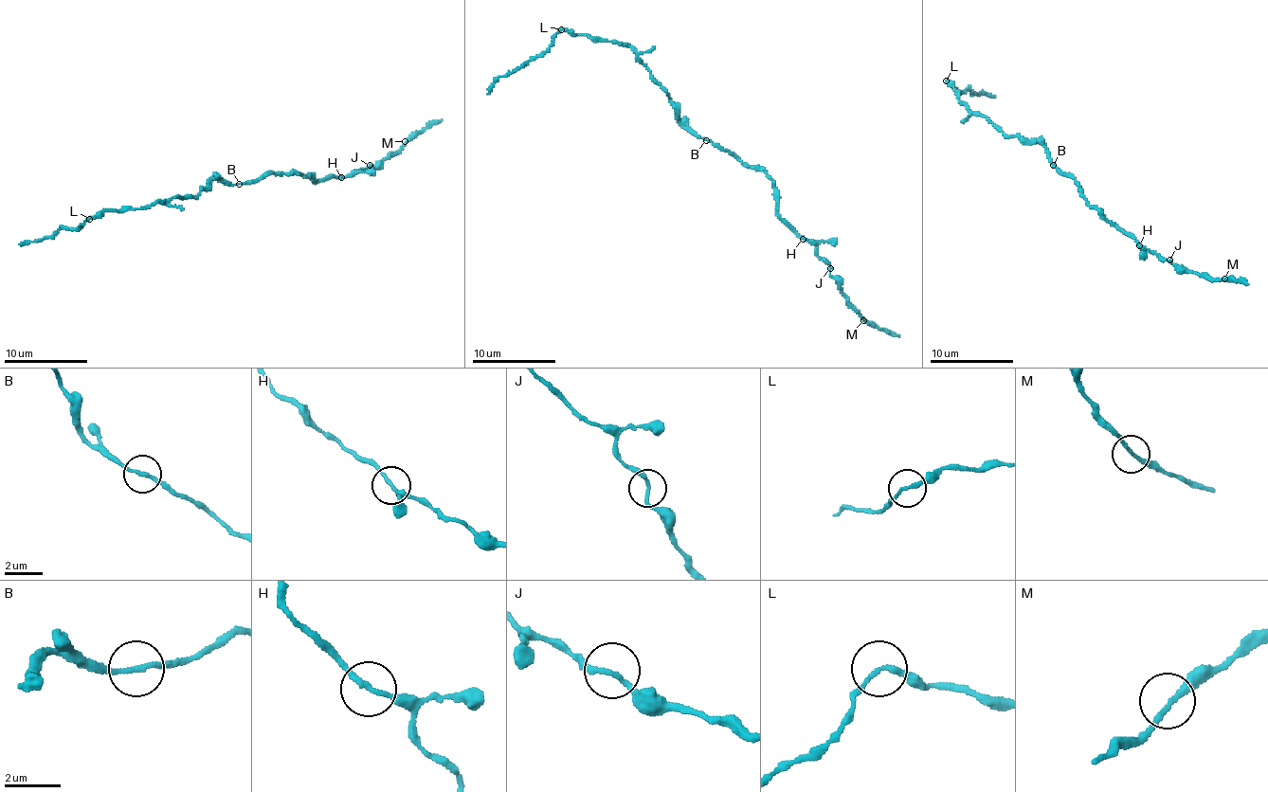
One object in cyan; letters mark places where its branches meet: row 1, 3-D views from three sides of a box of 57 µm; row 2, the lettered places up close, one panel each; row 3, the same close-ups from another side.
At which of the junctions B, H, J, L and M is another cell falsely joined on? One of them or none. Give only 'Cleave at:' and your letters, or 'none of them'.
Cleave at: L

